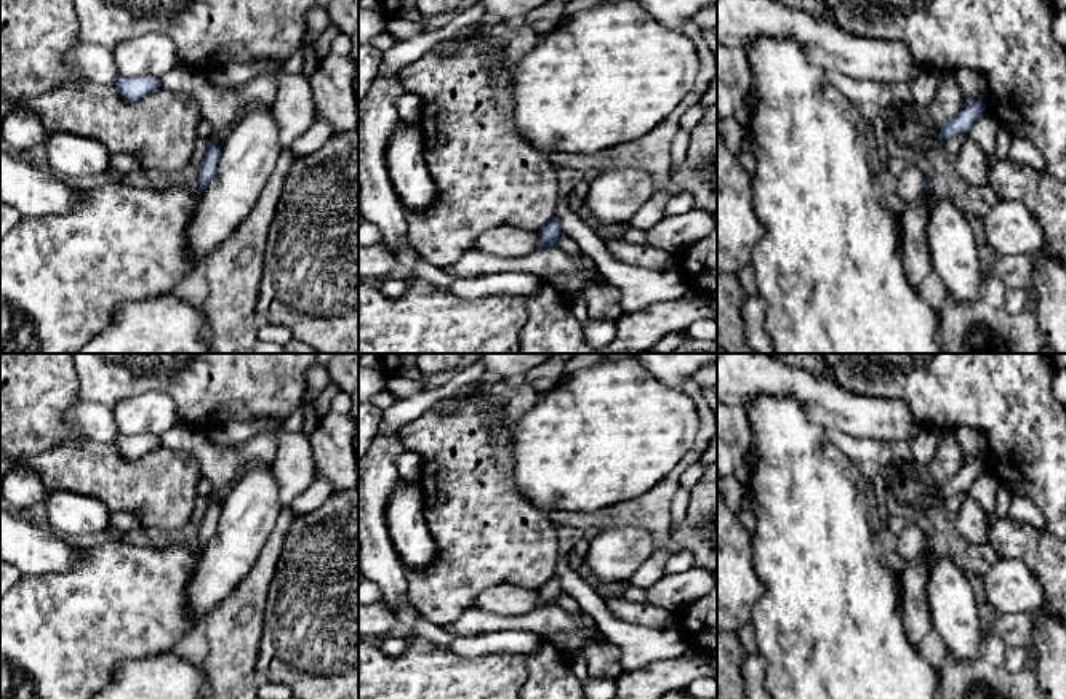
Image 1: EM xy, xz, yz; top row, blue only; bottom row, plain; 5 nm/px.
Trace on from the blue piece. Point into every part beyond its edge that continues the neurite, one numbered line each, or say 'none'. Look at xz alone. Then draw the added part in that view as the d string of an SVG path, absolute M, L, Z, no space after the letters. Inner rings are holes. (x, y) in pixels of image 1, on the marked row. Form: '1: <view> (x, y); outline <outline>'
none

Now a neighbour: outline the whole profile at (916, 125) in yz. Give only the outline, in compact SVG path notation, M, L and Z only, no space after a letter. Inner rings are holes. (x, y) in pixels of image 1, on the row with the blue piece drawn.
M941 74L935 99L927 106L898 106L892 114L898 118L893 130L896 139L919 155L927 150L927 141L936 139L940 126L952 120L965 104L967 96L954 74Z

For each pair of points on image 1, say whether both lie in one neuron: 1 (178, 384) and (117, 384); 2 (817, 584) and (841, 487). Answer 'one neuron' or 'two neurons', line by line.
1: one neuron
2: one neuron

